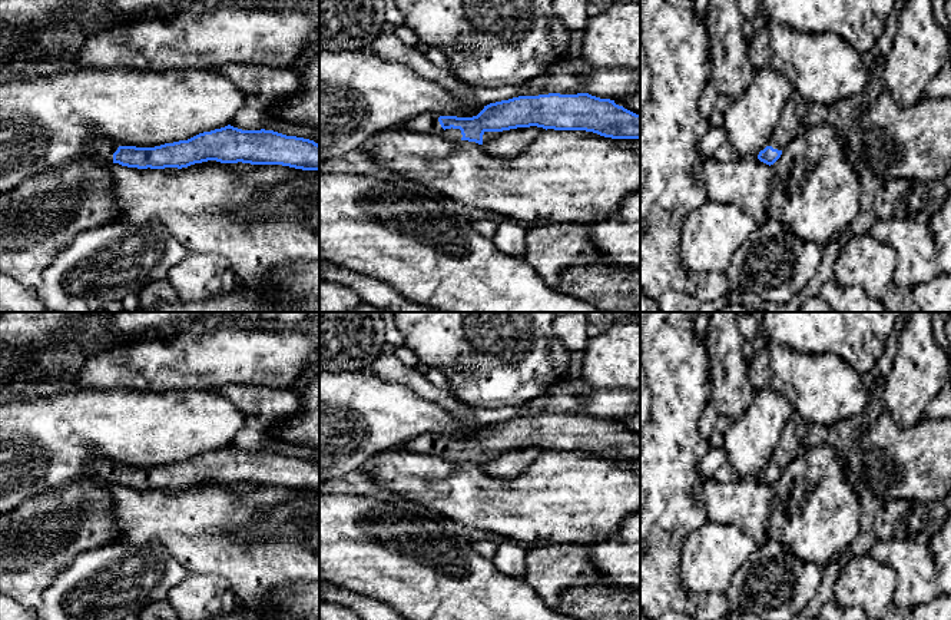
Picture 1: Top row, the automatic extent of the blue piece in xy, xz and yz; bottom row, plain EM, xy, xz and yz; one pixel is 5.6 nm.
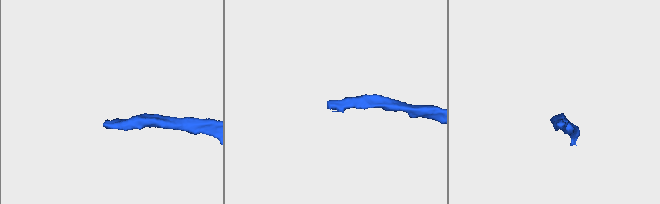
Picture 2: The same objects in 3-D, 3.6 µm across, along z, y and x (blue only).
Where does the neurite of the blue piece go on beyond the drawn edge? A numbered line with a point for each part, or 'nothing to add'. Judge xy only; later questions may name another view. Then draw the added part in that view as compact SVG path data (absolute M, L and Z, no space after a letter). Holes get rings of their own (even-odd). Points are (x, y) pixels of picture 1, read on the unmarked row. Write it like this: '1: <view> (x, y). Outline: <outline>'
1: xy (102, 468). Outline: M99 460L92 462L90 468L95 477L106 483L113 483L113 474L117 471L119 465L106 460Z

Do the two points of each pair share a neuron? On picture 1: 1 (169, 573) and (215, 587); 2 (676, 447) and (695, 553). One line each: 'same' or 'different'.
1: different
2: different

